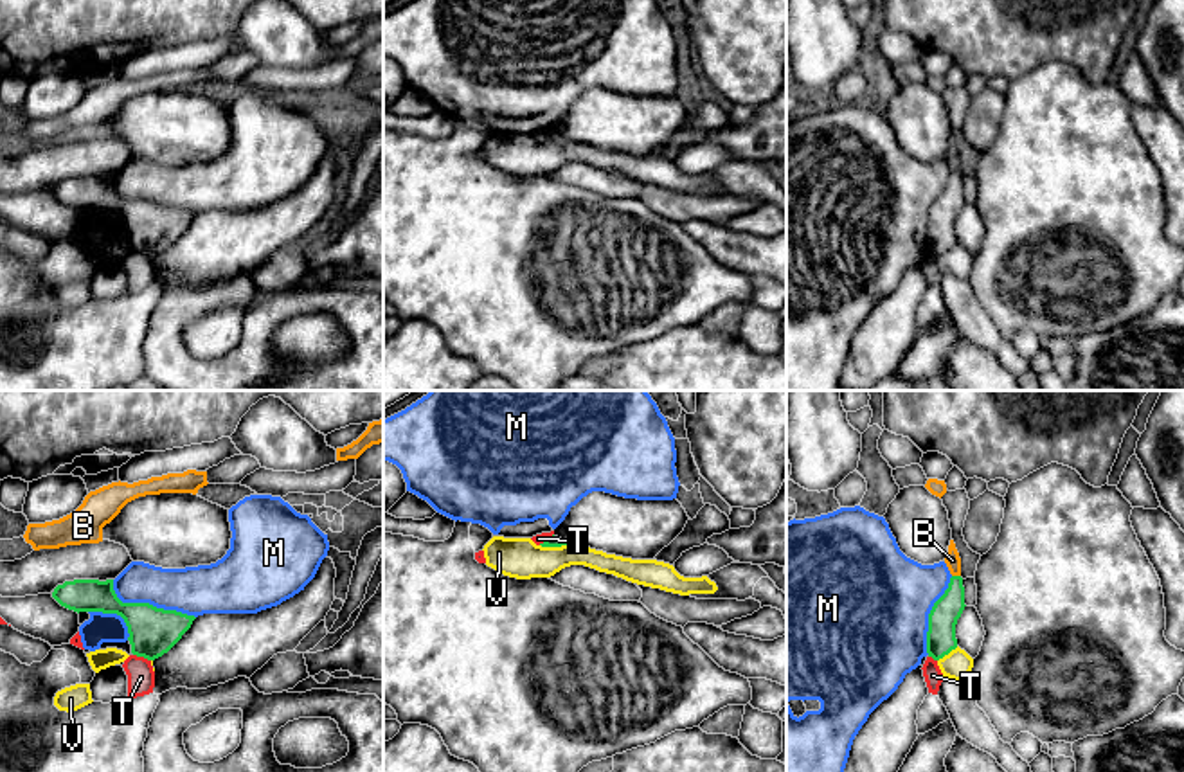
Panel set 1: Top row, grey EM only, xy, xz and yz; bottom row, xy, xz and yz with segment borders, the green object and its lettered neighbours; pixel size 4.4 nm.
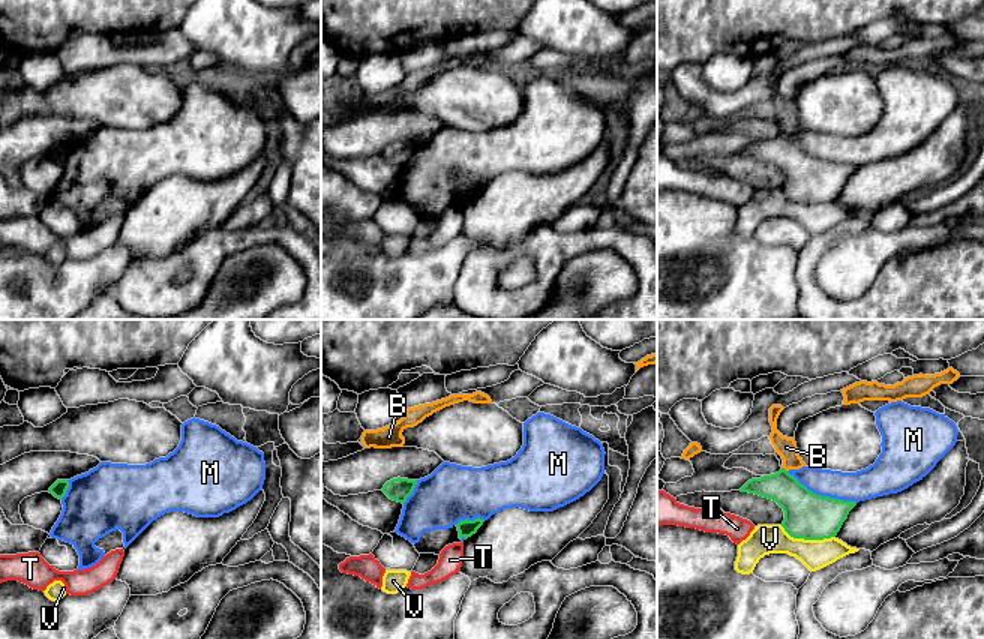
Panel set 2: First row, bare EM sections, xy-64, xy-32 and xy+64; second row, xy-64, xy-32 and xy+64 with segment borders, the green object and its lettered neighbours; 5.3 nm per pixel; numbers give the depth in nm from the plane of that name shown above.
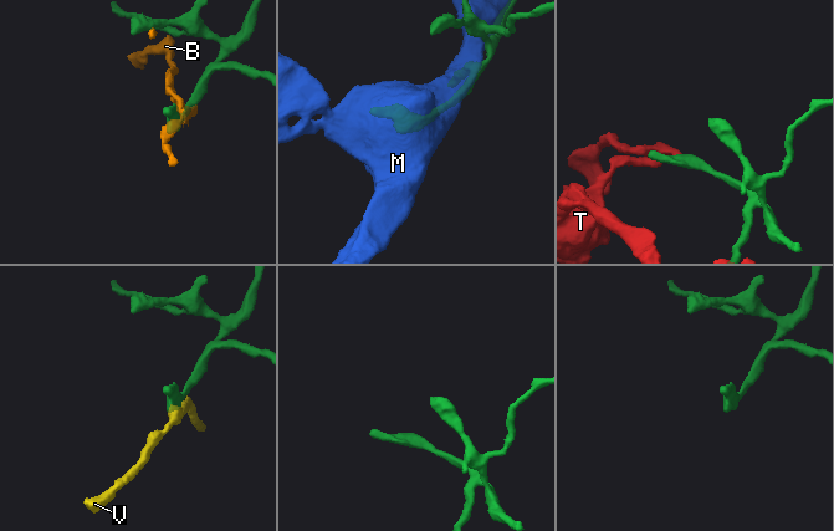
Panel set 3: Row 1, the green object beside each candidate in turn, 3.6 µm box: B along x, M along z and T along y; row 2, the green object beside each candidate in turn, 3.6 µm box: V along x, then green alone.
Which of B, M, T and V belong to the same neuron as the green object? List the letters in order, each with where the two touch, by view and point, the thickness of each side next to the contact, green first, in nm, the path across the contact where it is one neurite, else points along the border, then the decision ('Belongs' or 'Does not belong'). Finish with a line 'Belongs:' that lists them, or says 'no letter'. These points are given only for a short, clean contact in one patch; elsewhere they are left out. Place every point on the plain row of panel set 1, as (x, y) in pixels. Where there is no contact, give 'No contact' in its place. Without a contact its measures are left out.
B: Touches green at yz (956, 173). Thickness 130 nm (green) against 70 nm. Does not belong
M: Touches green at xy (148, 200). Thickness 220 nm (green) against 220 nm. Does not belong
T: Touches green at xy (143, 252). Thickness 220 nm (green) against 130 nm. Boundary: xy (134, 251), (150, 258). Does not belong
V: Touches green at xz (555, 143). Thickness 50 nm (green) against 180 nm. Boundary: xz (540, 141), (567, 143). Does not belong
Belongs: no letter

